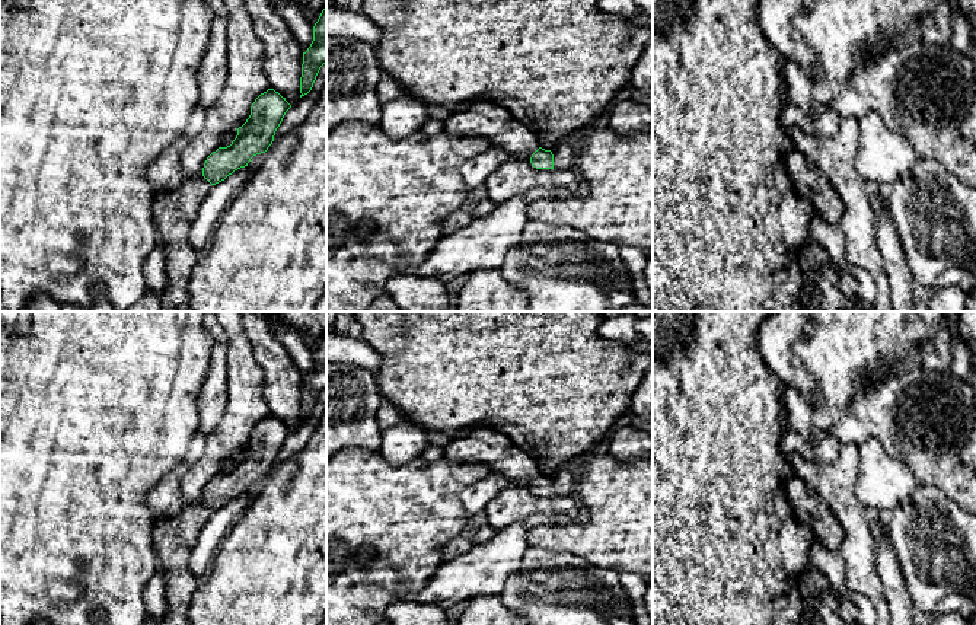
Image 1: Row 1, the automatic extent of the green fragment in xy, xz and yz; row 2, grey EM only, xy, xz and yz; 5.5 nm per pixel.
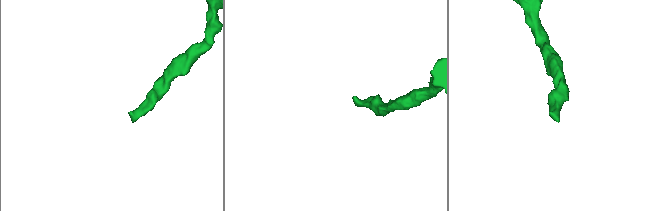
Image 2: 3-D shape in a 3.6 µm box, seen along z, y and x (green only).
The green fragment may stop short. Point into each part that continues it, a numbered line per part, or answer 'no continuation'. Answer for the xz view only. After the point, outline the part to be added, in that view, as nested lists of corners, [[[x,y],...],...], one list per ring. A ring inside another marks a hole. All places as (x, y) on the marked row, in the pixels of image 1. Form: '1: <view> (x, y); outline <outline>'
1: xz (482, 118); outline [[[476,101],[453,111],[444,121],[452,135],[487,138],[491,147],[504,149],[510,157],[529,159],[539,149],[536,137],[505,108],[491,101]]]

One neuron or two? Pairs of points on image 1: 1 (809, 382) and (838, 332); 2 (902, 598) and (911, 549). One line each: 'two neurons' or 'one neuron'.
1: two neurons
2: two neurons

